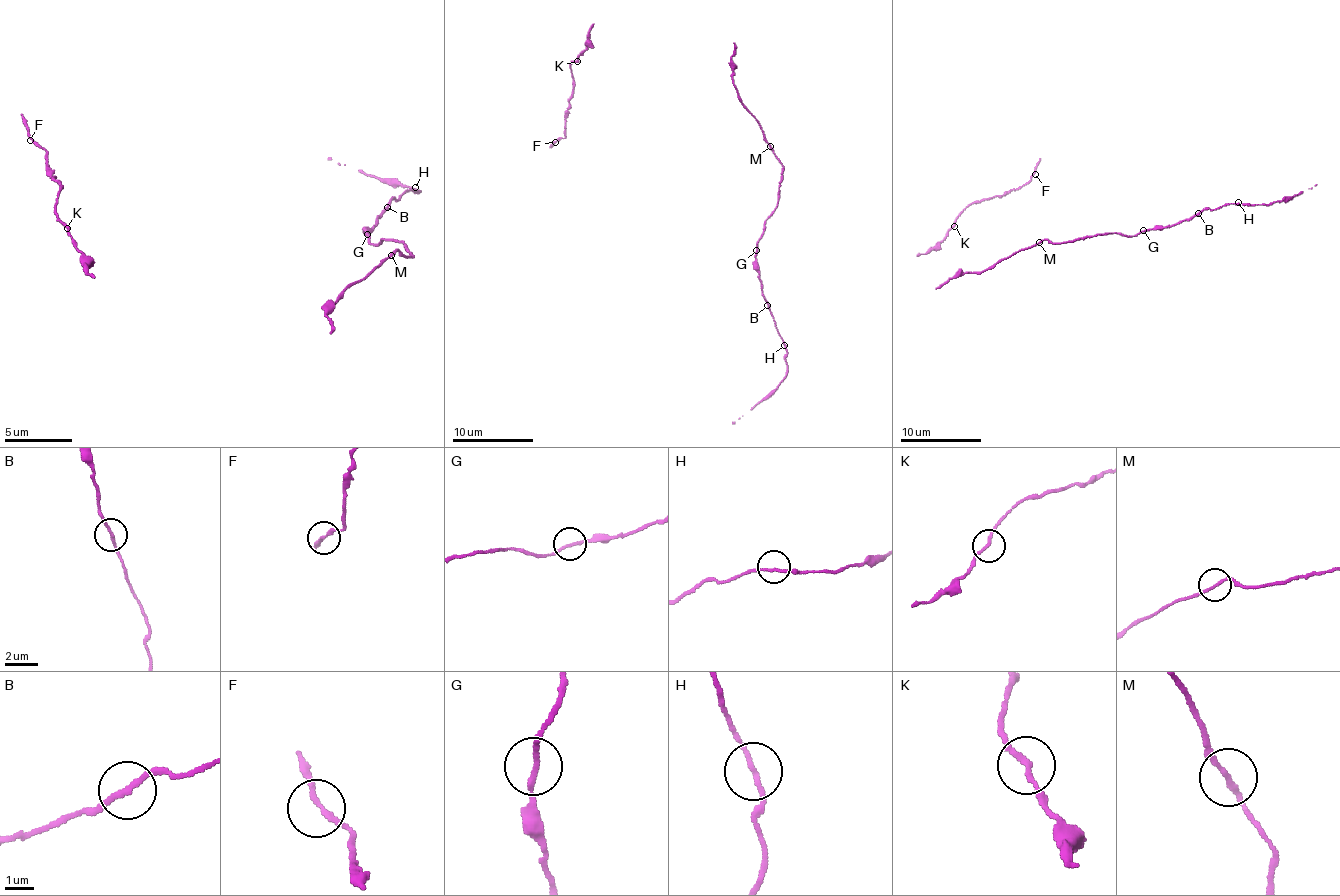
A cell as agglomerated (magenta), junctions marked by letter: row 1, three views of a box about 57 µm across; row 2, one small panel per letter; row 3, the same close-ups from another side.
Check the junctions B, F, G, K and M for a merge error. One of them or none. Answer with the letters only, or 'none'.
none

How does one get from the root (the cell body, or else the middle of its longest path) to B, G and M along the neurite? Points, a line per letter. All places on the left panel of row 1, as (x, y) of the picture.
B: (374, 272), (394, 251), (411, 255), (401, 241), (384, 238), (377, 245), (371, 241), (367, 234), (388, 207)
G: (374, 272), (394, 251), (411, 255), (401, 241), (388, 241), (384, 238), (374, 245), (367, 234)
M: (374, 272), (391, 255)

